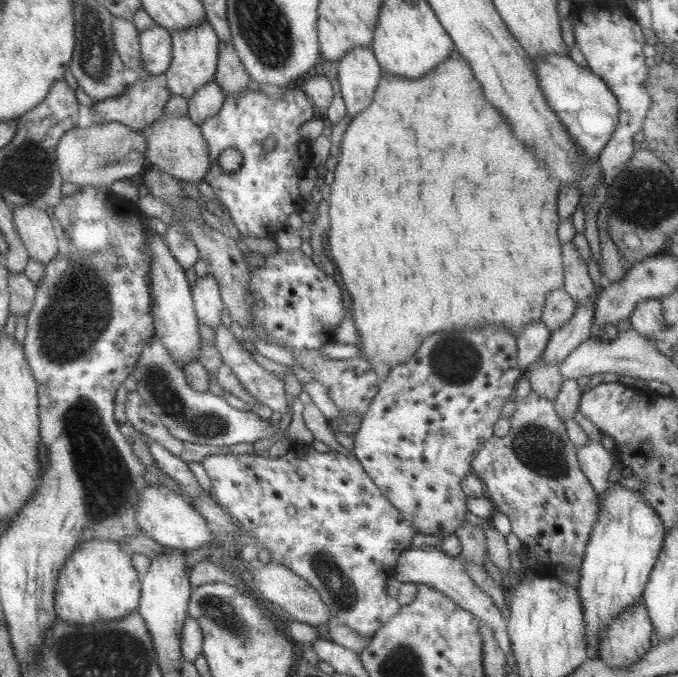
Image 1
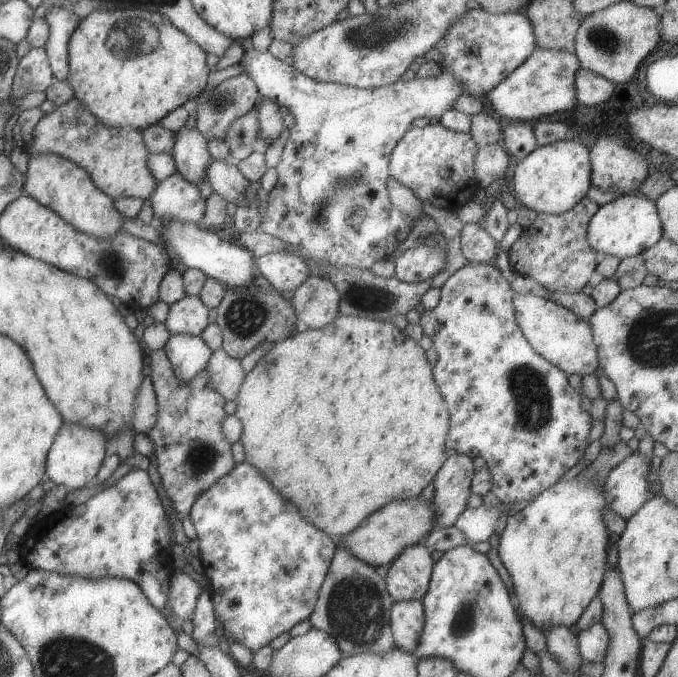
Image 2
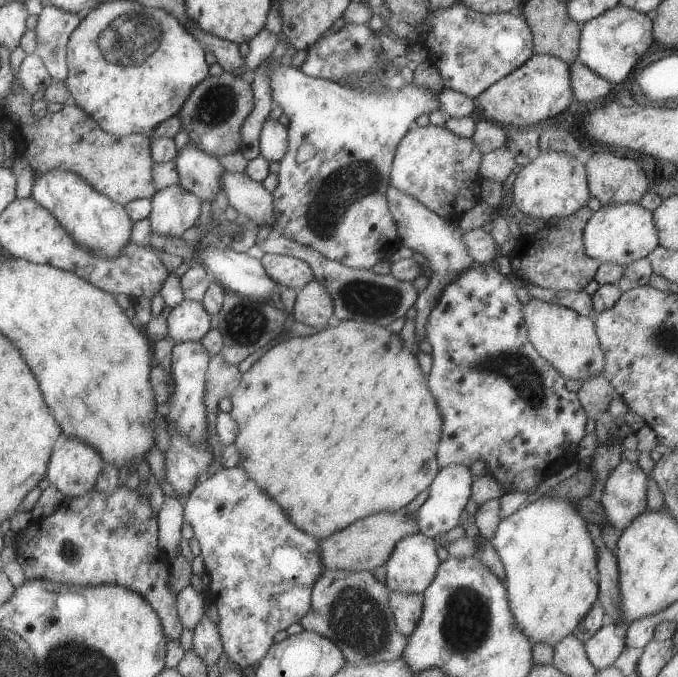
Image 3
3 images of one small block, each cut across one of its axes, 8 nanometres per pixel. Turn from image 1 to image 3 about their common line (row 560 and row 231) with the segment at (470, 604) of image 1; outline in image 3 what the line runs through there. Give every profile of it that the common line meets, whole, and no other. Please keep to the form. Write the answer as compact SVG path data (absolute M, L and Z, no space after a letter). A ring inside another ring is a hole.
M393 185L384 193L386 196L390 213L392 214L397 234L401 244L411 249L416 257L424 264L424 268L429 268L432 275L429 276L429 284L425 290L417 295L414 307L416 317L414 318L414 336L420 344L426 338L425 323L429 316L430 310L433 310L443 287L453 282L458 275L466 271L469 267L474 266L474 260L467 252L466 246L462 239L462 230L454 222L446 221L439 215L432 213L425 206L417 202L415 198L408 194L398 191Z

